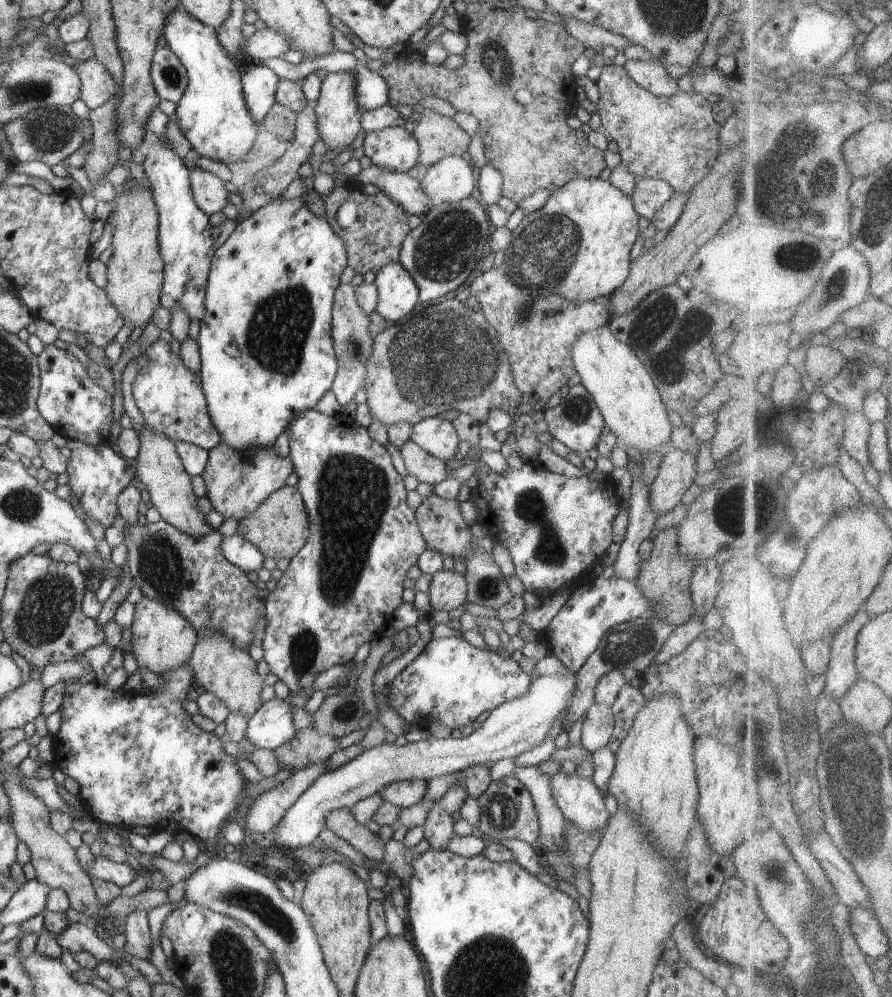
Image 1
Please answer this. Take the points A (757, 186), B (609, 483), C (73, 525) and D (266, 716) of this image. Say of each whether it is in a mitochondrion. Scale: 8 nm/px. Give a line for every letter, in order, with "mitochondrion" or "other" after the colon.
A: mitochondrion
B: other
C: other
D: other

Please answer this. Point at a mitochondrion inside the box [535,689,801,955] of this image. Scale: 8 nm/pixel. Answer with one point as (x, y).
(739, 736)

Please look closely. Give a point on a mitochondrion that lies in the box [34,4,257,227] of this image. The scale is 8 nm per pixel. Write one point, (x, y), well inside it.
(171, 76)

